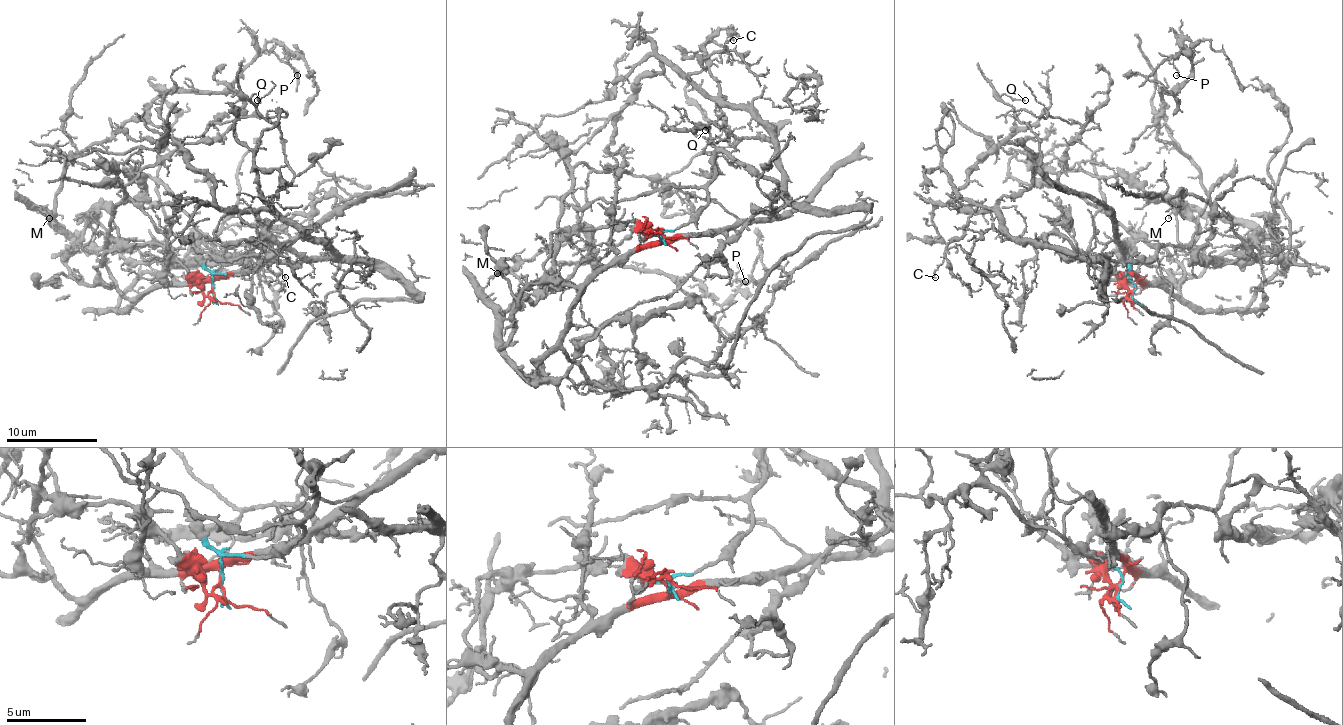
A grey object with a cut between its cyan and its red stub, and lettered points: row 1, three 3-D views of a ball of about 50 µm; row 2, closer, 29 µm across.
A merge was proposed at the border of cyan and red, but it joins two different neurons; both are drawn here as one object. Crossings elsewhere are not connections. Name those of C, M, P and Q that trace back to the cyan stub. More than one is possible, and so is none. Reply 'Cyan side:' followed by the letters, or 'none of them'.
Cyan side: C, Q

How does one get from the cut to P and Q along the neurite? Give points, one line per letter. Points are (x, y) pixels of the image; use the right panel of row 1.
P: (1132, 292), (1233, 310), (1283, 264), (1256, 241), (1215, 260), (1276, 241), (1158, 136), (1199, 40), (1176, 75)
Q: (1132, 292), (1053, 232), (1075, 257), (1007, 232), (998, 205), (1041, 157), (1000, 97), (1025, 100)

